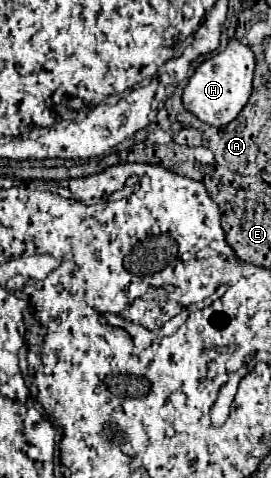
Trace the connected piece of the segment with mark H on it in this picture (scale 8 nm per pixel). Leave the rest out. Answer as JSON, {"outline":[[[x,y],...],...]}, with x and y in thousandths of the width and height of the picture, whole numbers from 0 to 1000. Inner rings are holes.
{"outline":[[[849,84],[827,109],[775,117],[723,142],[716,159],[694,167],[679,184],[672,218],[694,234],[708,234],[723,247],[738,247],[775,264],[834,264],[908,222],[930,192],[930,155],[937,155],[937,109],[893,88]]]}

